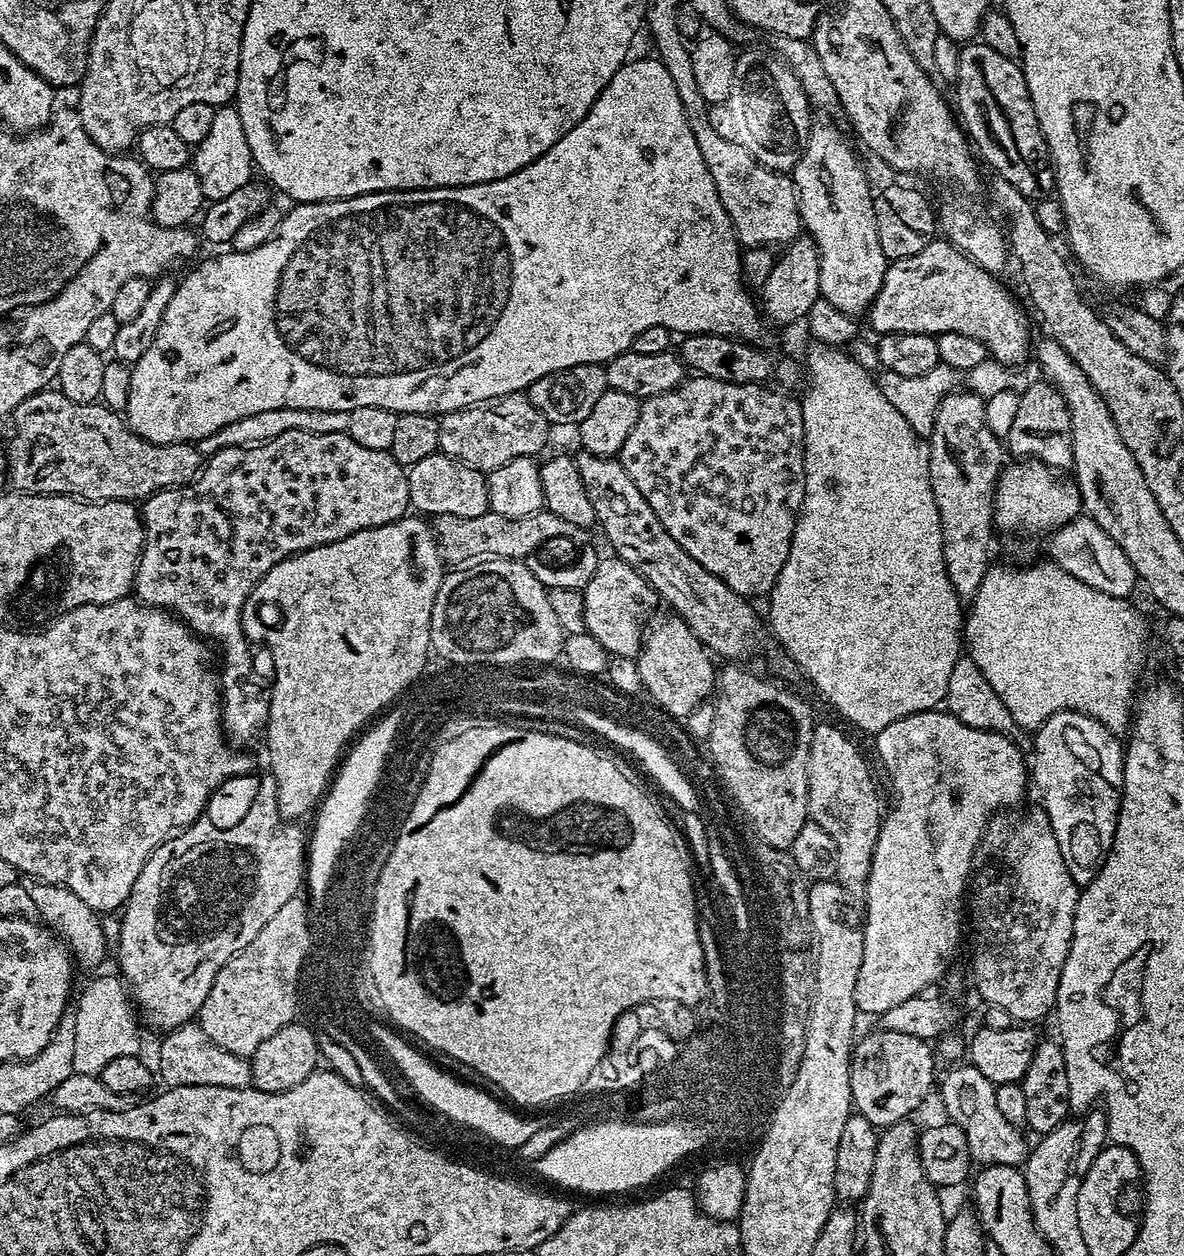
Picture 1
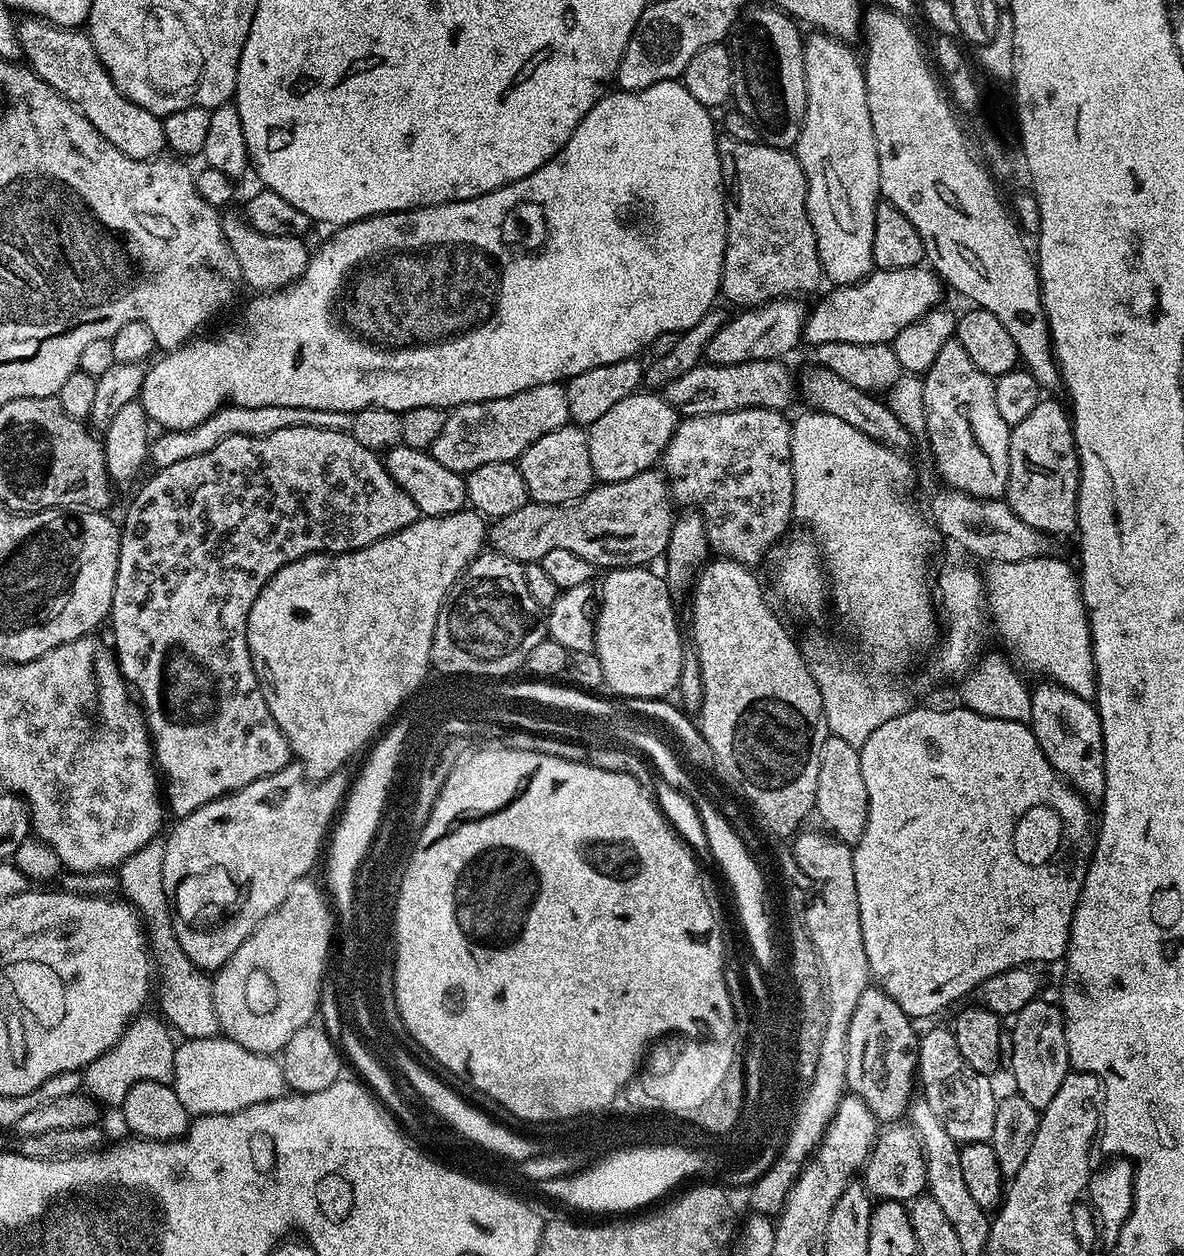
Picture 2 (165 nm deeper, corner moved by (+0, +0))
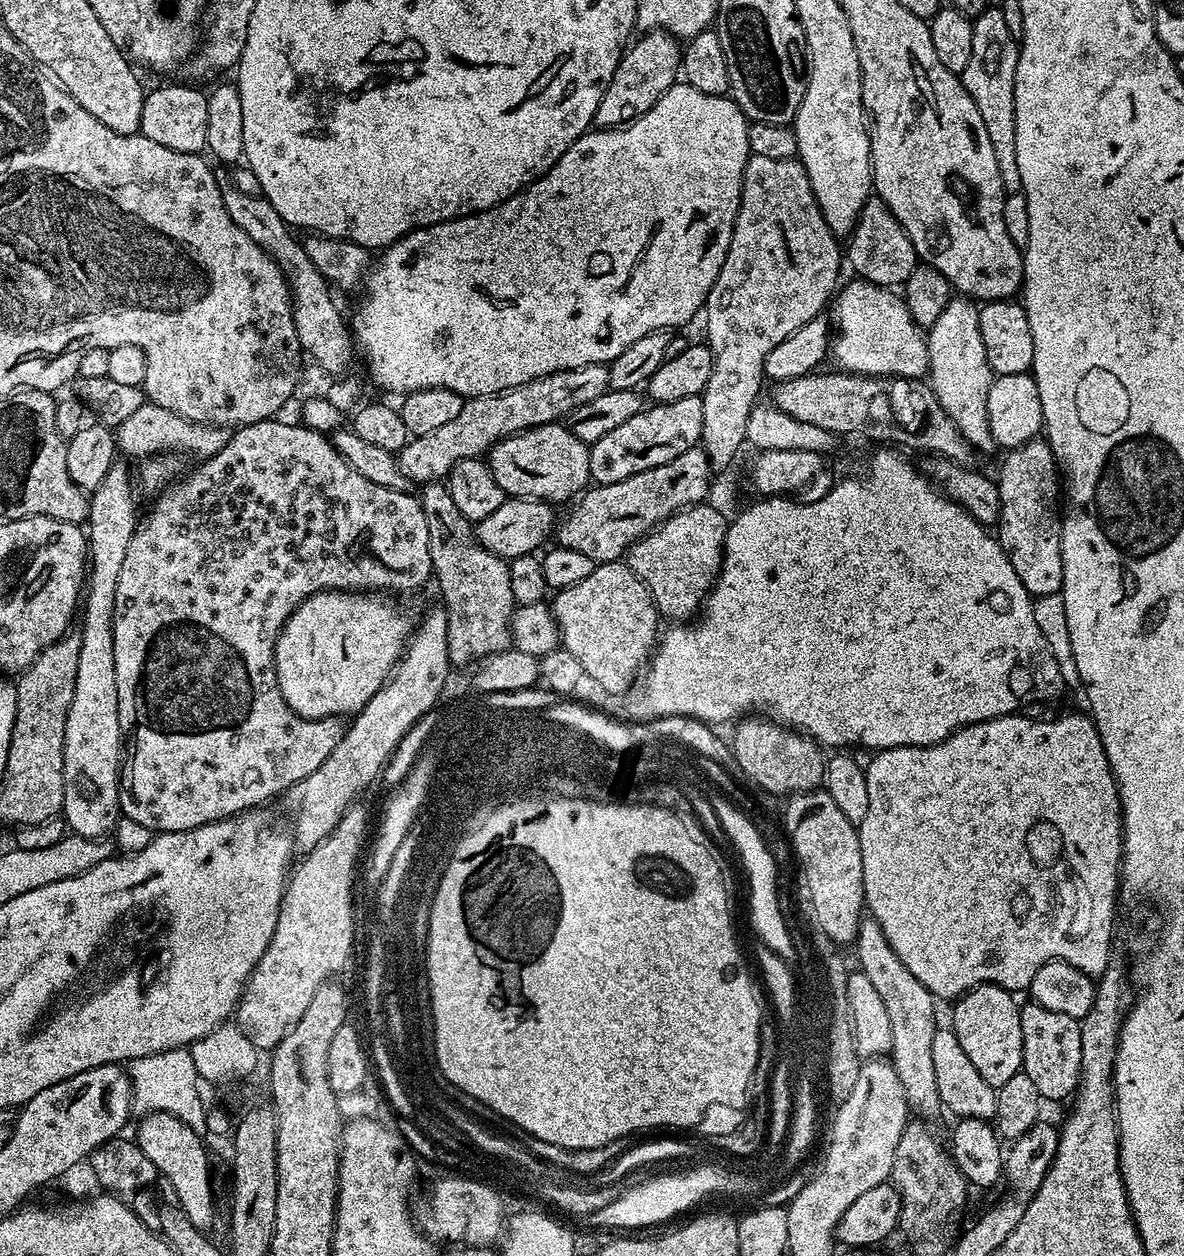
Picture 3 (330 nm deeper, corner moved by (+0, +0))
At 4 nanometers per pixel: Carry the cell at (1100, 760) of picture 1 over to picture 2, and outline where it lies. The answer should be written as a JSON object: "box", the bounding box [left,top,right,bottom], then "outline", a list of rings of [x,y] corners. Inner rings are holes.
{"box":[1031,682,1106,801],"outline":[[[1040,682],[1032,695],[1031,727],[1049,762],[1056,767],[1059,776],[1064,777],[1085,800],[1103,801],[1106,790],[1106,770],[1104,769],[1104,735],[1100,716],[1092,700],[1078,698],[1070,690],[1051,682]]]}

